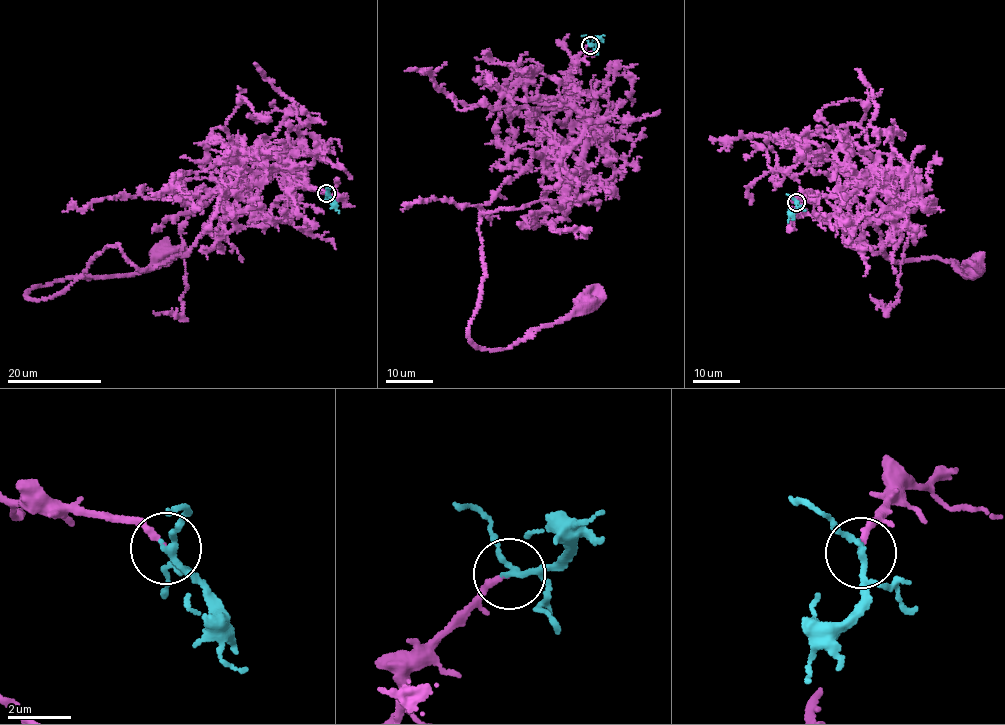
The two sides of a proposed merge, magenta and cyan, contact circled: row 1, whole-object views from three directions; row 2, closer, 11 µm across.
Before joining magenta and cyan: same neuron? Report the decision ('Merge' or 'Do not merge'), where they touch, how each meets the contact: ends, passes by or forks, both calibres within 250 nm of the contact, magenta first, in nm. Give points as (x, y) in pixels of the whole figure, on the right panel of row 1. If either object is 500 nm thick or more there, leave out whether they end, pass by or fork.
Merge. Place: (796, 202). At the ring magenta ends. At the ring cyan forks. Thickness 190 nm (magenta) against 140 nm

